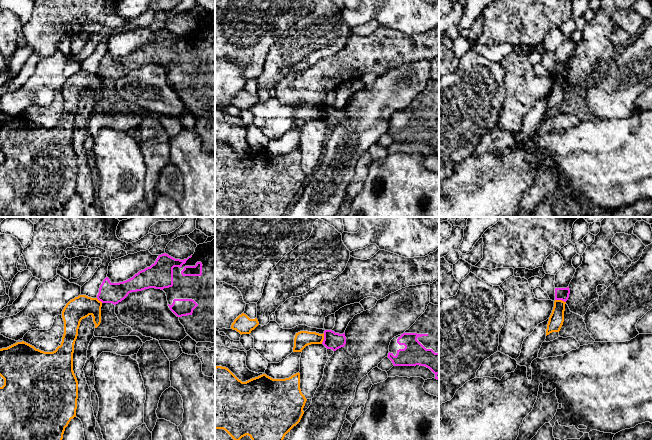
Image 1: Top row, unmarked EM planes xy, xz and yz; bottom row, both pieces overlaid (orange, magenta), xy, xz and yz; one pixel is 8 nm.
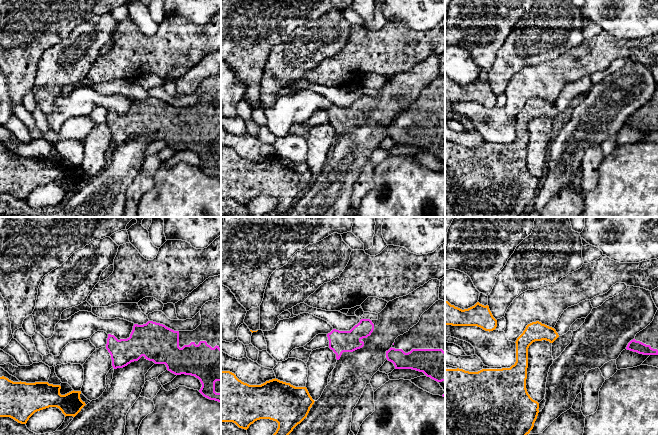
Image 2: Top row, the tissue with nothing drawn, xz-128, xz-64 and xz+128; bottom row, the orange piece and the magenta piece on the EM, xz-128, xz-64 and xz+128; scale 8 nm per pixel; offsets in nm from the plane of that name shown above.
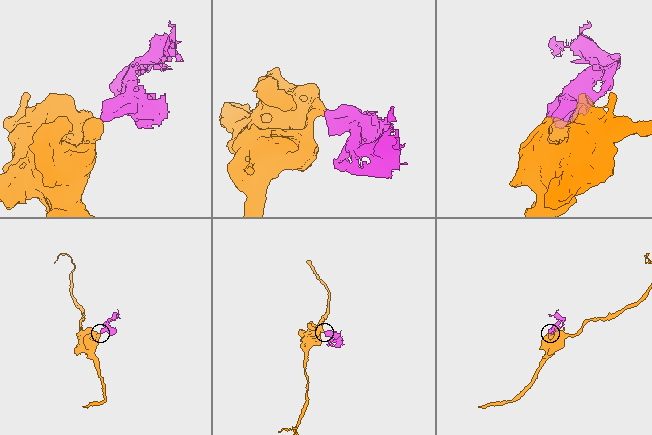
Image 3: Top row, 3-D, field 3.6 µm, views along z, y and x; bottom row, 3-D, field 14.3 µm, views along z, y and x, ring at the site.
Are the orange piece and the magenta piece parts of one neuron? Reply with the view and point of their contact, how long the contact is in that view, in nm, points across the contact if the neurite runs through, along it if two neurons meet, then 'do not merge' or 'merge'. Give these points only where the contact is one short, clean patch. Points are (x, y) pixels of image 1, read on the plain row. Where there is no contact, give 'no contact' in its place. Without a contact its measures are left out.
xz (323, 114) | 90 nm | along xz (324, 109), (324, 115), (321, 119) | do not merge

